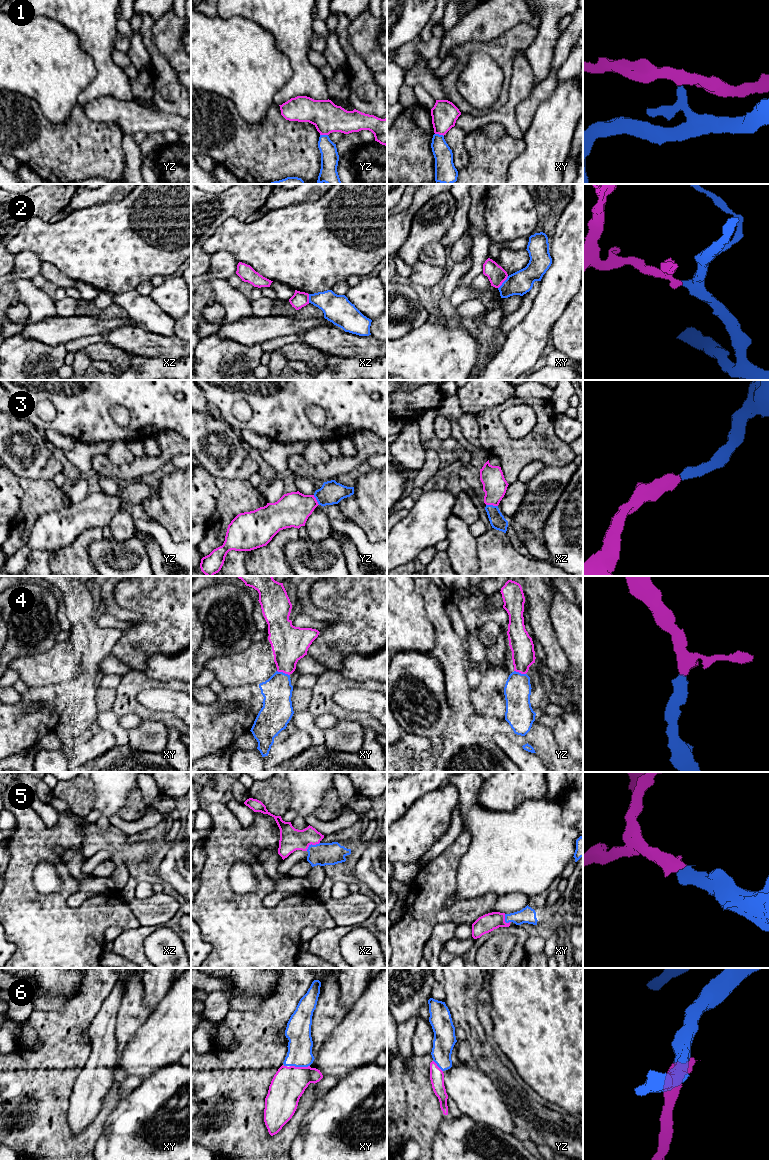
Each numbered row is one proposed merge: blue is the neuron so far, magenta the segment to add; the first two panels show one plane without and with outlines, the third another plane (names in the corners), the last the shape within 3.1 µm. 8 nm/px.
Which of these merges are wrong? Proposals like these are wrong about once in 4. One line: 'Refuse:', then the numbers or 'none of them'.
Refuse: 1, 2

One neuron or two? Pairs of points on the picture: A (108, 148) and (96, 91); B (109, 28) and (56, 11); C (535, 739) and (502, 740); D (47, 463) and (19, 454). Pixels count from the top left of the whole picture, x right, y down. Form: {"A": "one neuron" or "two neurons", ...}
{"A": "two neurons", "B": "one neuron", "C": "two neurons", "D": "one neuron"}

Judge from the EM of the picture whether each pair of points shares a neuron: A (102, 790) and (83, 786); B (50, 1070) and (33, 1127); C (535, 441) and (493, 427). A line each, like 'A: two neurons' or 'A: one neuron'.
A: two neurons
B: one neuron
C: one neuron

